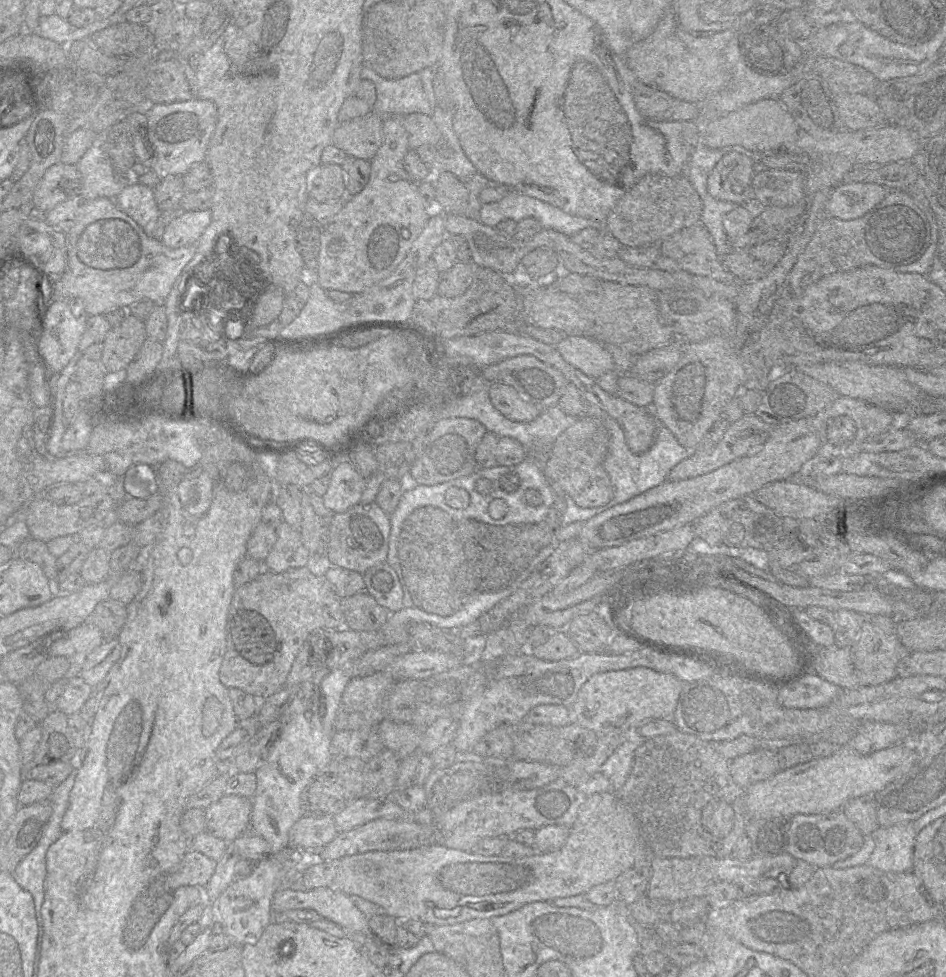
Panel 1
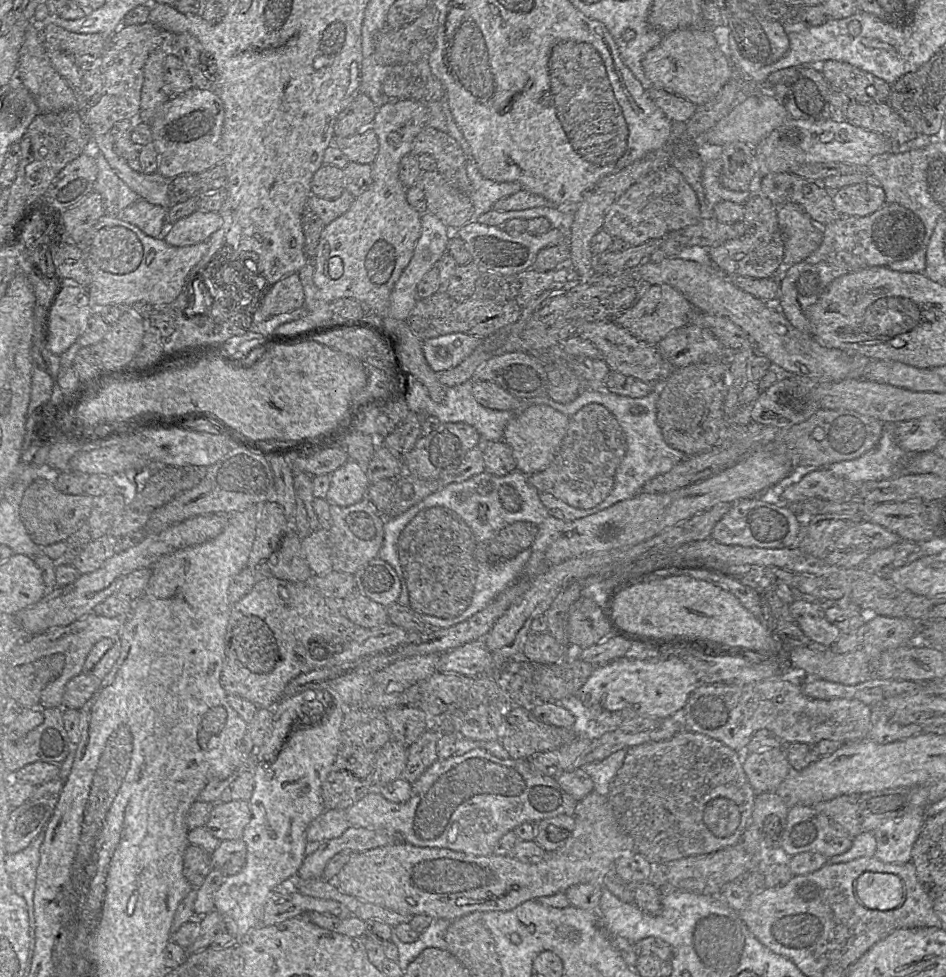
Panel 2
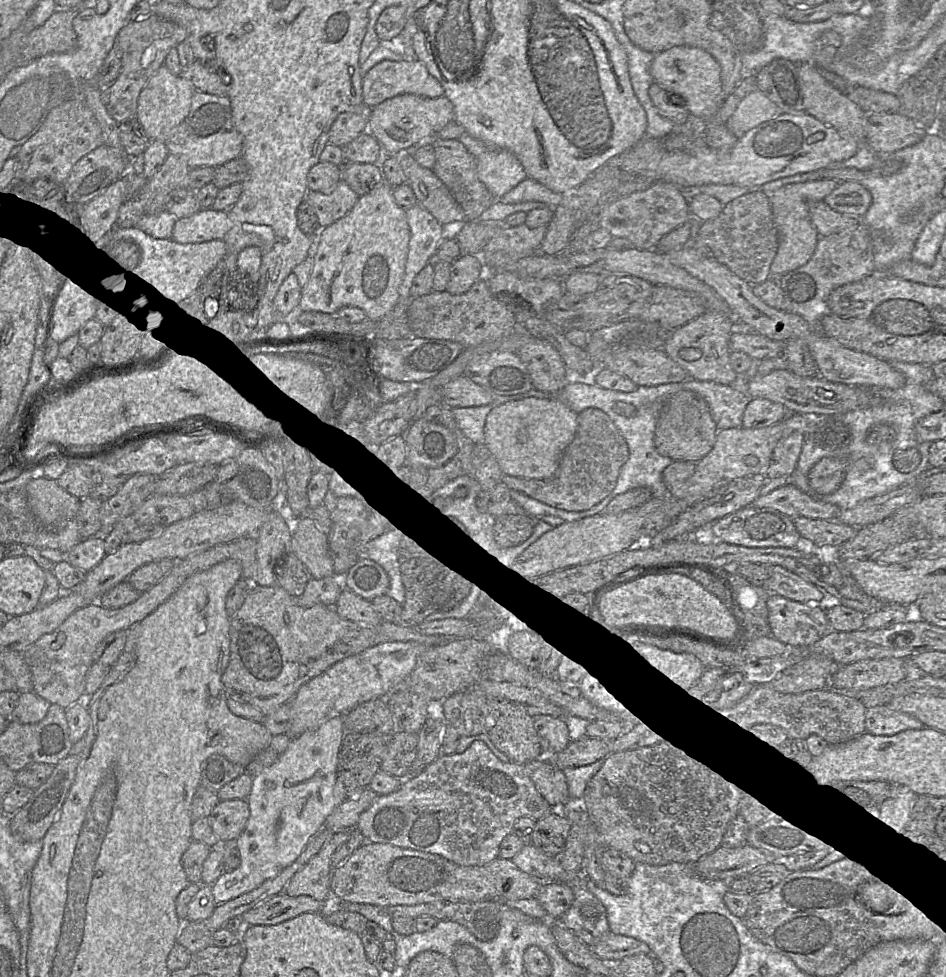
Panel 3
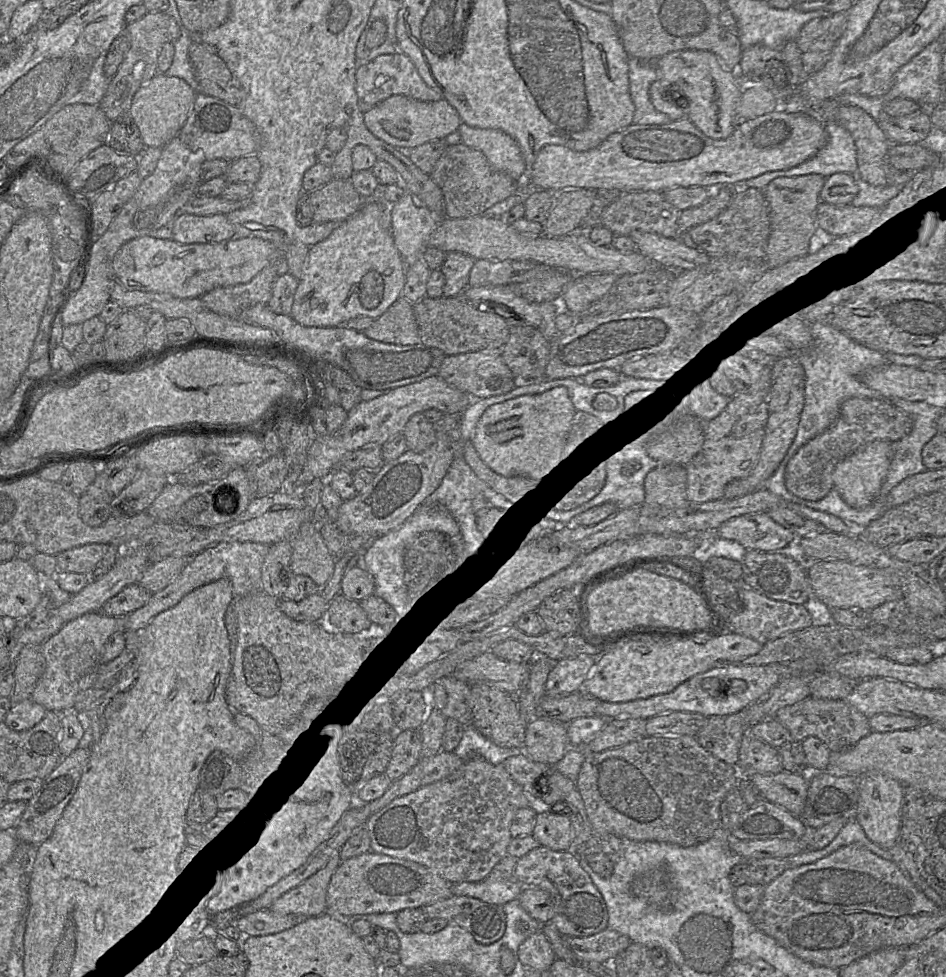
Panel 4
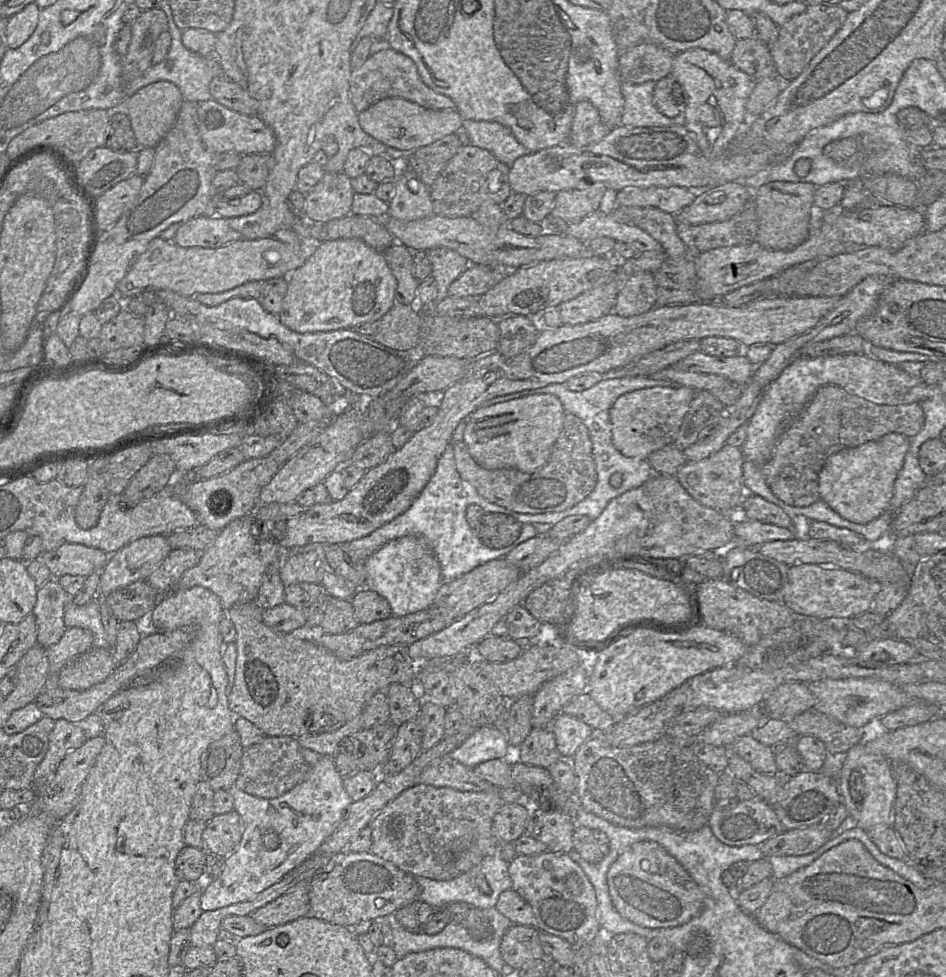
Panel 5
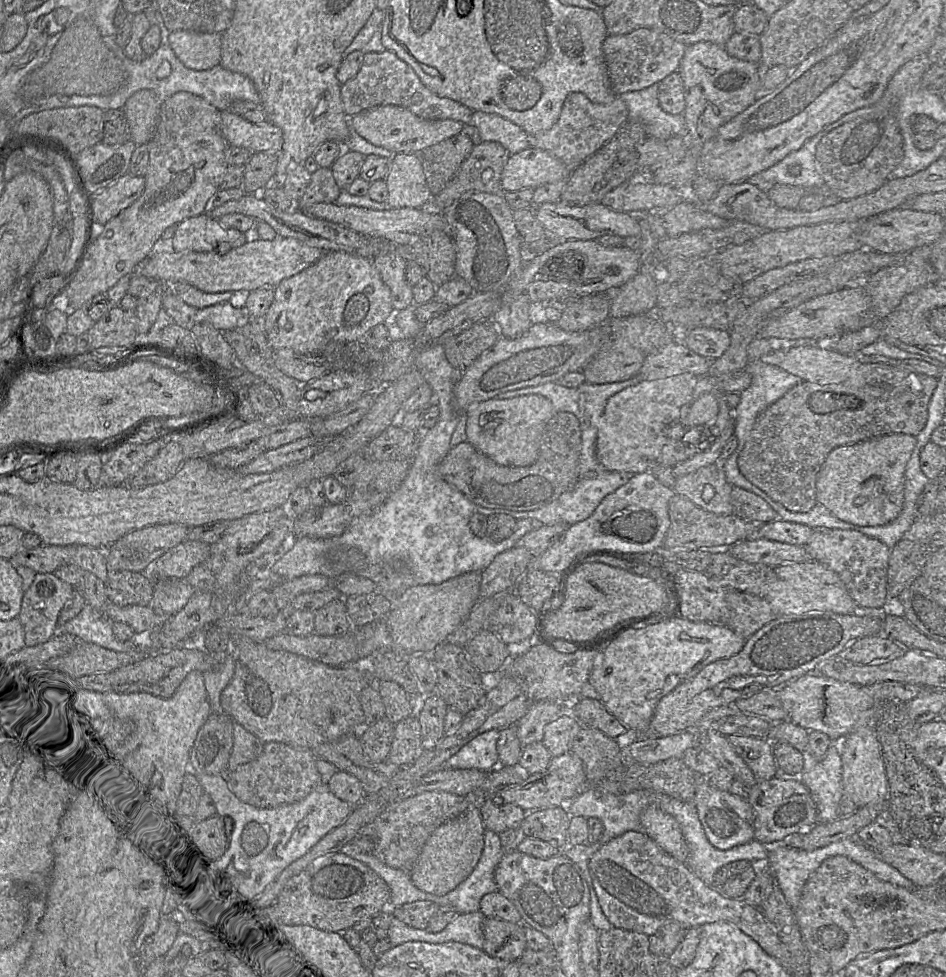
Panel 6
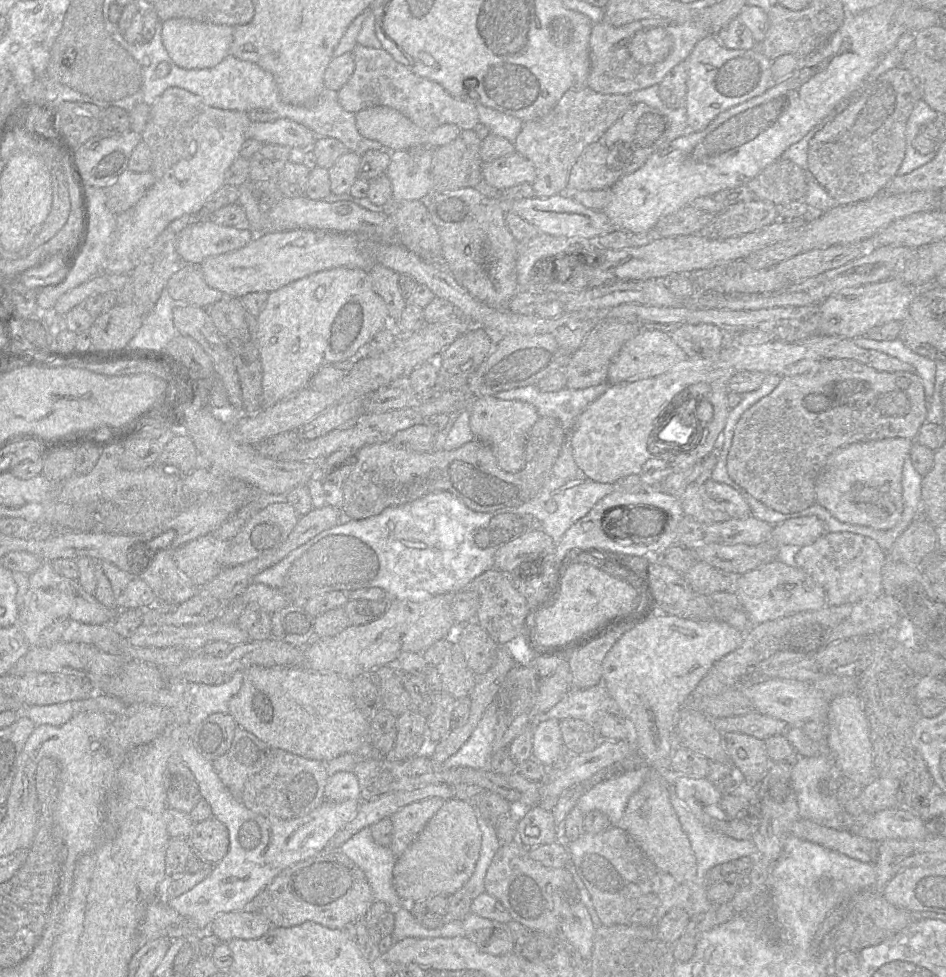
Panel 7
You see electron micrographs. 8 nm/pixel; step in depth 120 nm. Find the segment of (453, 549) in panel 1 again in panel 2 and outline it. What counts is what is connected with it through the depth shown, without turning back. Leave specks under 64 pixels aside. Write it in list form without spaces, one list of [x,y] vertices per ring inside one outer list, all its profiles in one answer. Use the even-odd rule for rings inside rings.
[[[434,506],[420,511],[403,529],[398,539],[398,556],[409,593],[409,607],[418,614],[428,614],[442,619],[461,615],[471,603],[477,578],[475,558],[476,540],[454,511]]]

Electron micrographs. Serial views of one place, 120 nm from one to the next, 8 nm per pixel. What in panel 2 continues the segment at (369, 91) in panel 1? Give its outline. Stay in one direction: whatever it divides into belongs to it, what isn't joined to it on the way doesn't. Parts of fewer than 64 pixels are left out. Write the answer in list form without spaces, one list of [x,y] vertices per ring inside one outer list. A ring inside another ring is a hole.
[[[360,92],[355,99],[342,110],[334,125],[335,137],[349,137],[361,130],[372,127],[377,107],[372,100]]]

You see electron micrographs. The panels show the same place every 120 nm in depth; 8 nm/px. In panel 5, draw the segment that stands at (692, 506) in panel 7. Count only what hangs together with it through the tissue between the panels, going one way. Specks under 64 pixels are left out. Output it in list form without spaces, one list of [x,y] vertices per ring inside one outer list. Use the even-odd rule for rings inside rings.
[[[724,445],[718,452],[697,462],[687,462],[676,477],[683,488],[703,506],[713,508],[720,513],[733,515],[734,509],[740,508],[747,496],[743,481],[744,457],[740,447]]]

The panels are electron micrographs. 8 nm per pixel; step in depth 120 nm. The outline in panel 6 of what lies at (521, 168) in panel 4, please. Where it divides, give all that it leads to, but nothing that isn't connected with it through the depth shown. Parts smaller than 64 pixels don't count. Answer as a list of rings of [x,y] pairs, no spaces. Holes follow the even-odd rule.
[[[473,111],[470,124],[478,129],[481,141],[498,142],[510,155],[530,147],[530,136],[521,127],[498,114]]]

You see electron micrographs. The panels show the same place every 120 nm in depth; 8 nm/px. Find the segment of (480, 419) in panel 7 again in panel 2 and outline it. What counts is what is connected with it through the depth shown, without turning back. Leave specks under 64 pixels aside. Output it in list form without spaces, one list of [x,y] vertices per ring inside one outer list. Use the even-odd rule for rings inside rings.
[[[544,404],[529,406],[512,418],[504,429],[503,441],[512,449],[516,469],[525,475],[544,470],[552,462],[569,421],[568,416]]]

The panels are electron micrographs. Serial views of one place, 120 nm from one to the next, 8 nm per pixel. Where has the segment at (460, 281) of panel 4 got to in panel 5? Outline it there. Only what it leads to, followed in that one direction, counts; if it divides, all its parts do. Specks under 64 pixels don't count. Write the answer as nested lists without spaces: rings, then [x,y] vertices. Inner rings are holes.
[[[445,248],[426,250],[426,256],[432,265],[431,276],[436,282],[434,303],[448,297],[448,288],[471,264],[458,252]]]

